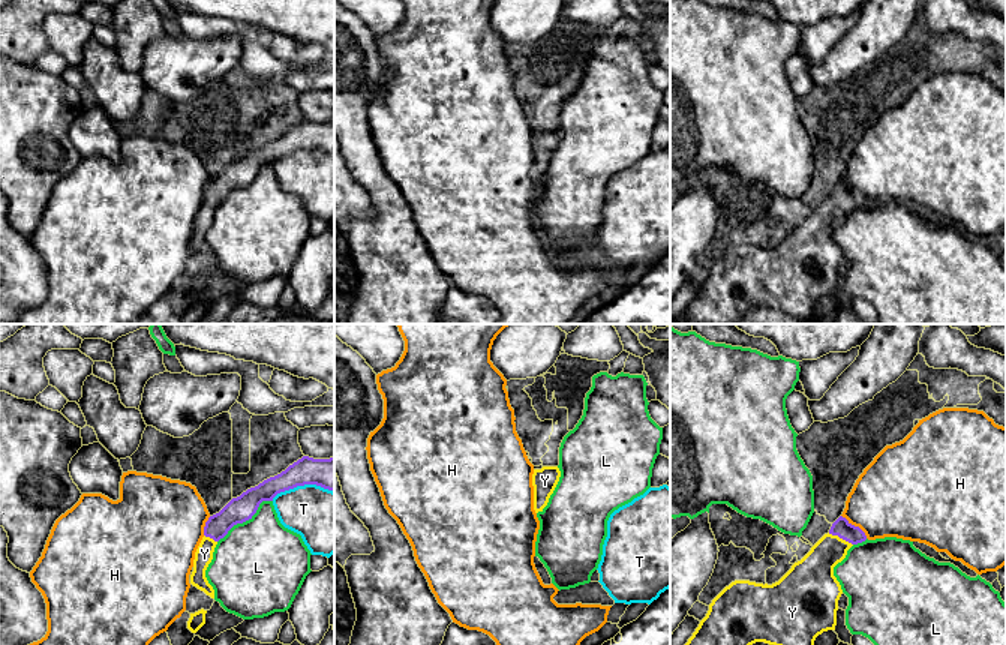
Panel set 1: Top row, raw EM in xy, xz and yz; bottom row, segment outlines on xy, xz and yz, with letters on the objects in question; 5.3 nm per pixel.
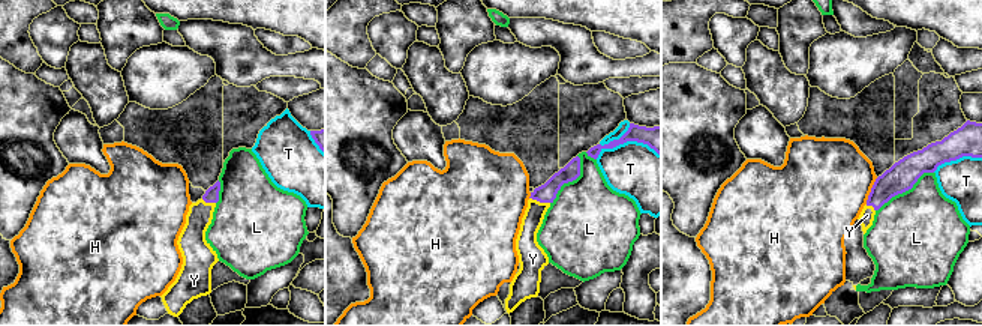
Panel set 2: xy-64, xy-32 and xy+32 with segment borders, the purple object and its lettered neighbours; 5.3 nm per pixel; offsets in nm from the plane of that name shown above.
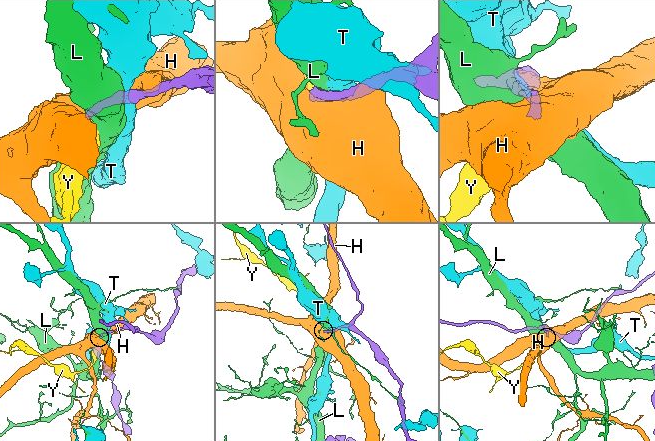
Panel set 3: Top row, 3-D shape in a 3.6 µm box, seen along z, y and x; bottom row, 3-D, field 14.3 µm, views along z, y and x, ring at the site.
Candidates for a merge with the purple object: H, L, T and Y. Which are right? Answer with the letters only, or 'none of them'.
Y

